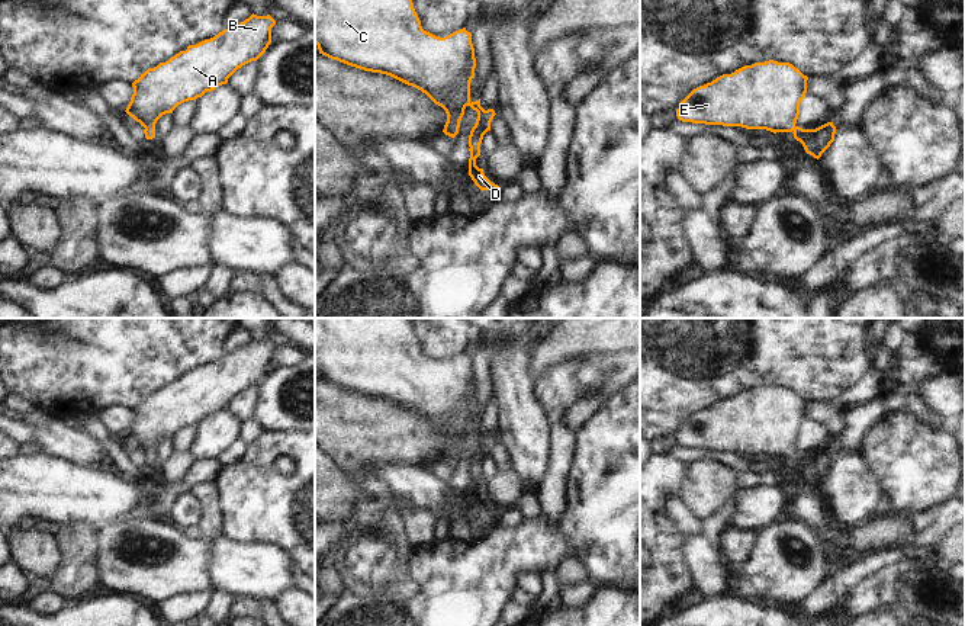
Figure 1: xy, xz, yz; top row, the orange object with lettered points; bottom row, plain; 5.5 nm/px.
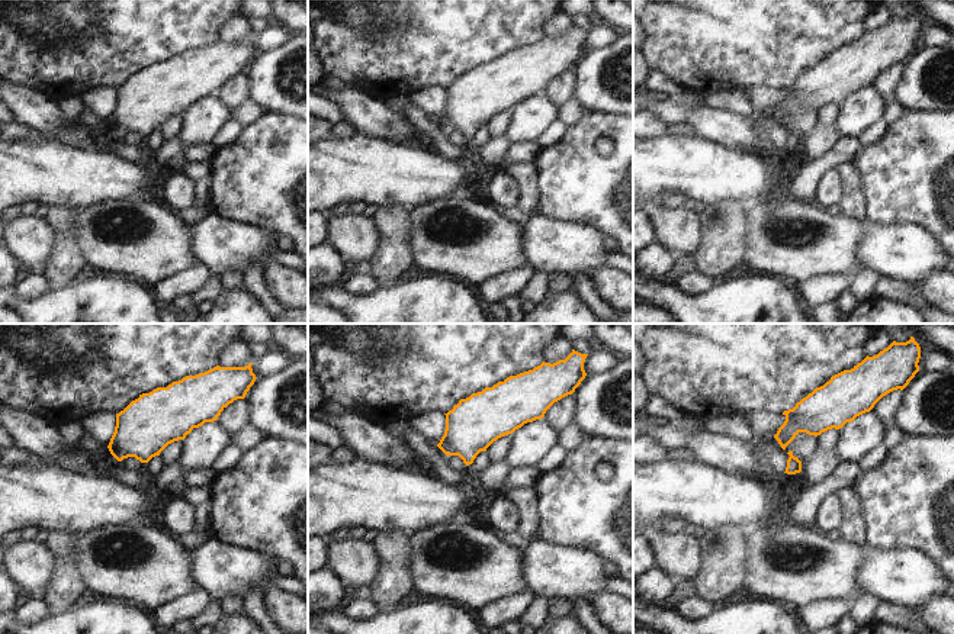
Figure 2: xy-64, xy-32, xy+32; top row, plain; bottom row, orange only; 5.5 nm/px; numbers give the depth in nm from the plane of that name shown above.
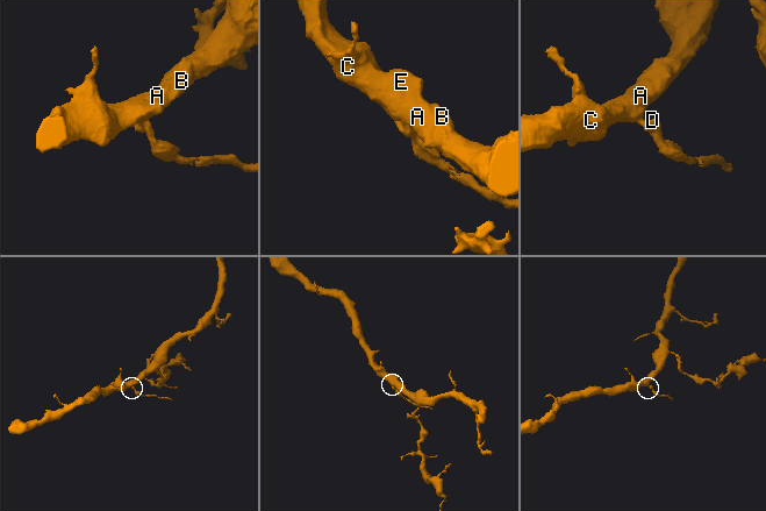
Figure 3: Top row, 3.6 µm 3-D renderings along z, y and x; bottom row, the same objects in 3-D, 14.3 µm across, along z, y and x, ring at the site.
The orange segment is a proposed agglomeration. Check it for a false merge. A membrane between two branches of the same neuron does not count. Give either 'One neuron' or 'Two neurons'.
One neuron.

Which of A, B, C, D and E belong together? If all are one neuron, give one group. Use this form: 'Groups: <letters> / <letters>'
Groups: A B C D E.

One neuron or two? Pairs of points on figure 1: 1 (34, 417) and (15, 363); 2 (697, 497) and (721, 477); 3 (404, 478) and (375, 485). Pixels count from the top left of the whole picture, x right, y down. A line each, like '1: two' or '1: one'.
1: two
2: one
3: two

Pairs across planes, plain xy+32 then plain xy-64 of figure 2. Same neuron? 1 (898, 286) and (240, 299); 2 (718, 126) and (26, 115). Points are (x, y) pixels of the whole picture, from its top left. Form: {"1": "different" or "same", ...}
{"1": "different", "2": "same"}

